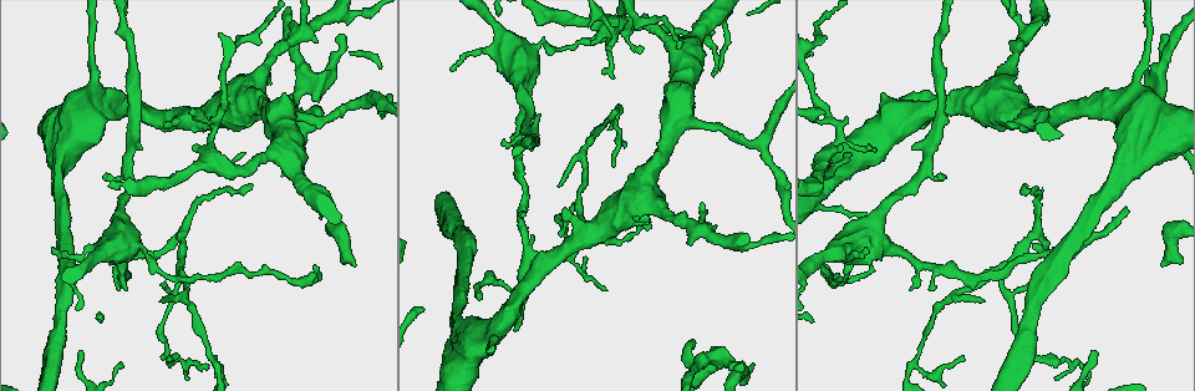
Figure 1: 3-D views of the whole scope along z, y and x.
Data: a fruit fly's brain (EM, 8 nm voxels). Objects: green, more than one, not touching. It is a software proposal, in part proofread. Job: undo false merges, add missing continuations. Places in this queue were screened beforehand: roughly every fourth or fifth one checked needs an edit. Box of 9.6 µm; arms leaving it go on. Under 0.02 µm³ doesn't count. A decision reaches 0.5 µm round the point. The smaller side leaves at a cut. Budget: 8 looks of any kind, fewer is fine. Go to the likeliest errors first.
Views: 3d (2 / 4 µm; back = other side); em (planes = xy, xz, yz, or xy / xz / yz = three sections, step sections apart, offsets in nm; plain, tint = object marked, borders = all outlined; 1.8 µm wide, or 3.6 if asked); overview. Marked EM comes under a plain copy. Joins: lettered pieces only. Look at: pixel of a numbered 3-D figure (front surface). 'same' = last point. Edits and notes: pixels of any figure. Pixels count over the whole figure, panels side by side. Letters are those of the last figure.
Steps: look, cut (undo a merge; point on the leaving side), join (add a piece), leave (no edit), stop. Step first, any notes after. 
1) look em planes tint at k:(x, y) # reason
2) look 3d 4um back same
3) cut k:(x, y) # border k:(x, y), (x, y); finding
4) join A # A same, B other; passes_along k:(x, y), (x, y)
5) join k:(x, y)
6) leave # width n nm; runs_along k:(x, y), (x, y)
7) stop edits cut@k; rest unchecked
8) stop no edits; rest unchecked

look 3d 2um at 1:(833, 123) # arms part here

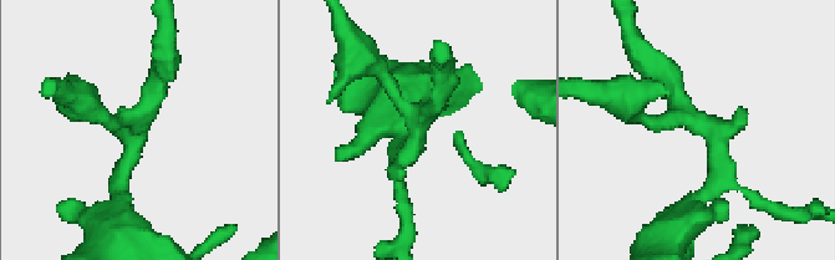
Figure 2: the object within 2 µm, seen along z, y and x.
look em planes tint at 2:(415, 122) # need the tissue

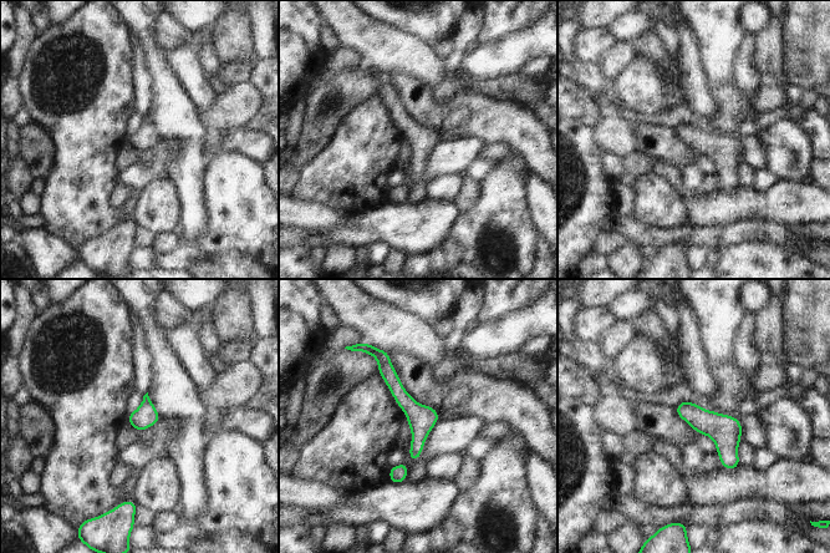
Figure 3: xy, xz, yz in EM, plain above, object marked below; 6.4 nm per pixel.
look em planes borders same # see the neighbours

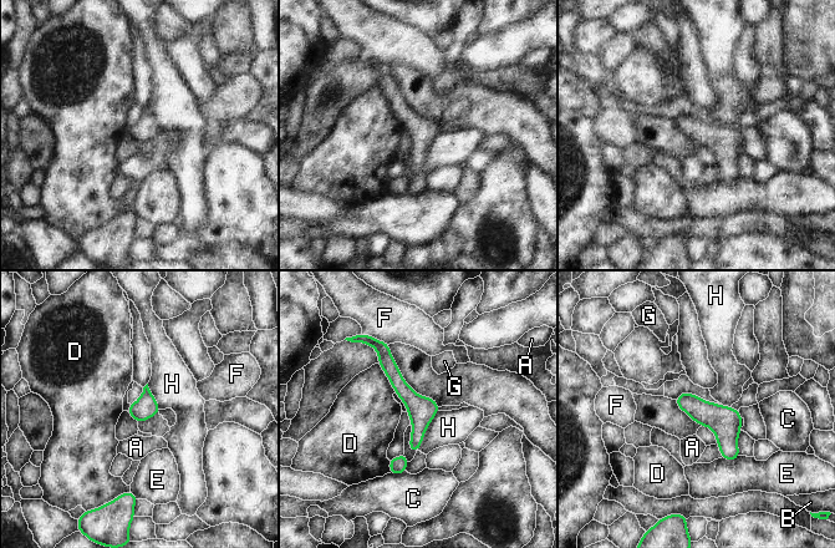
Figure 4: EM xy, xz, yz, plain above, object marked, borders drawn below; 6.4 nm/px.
leave # A other, B other, C other, D other, E other, F other, G other, H other; border 4:(439, 411), (428, 426), (418, 450); all the same neuron

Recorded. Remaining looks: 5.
look 3d 2um at 1:(754, 364)

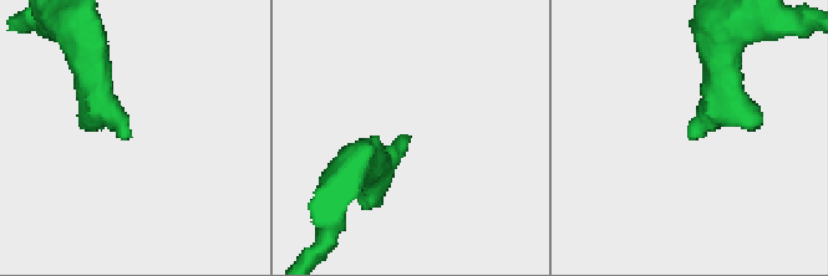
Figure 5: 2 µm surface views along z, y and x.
look em planes borders at 5:(408, 139)

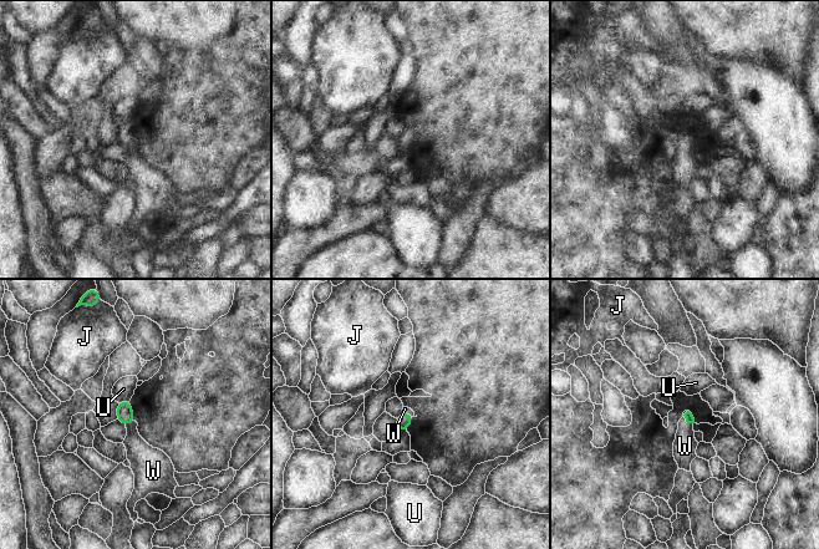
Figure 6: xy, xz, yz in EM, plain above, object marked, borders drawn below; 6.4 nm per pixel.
join W # J other, U other, W same; passes_along 6:(688, 416), (686, 421), (685, 446); the neuron continues

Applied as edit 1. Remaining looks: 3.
look overview

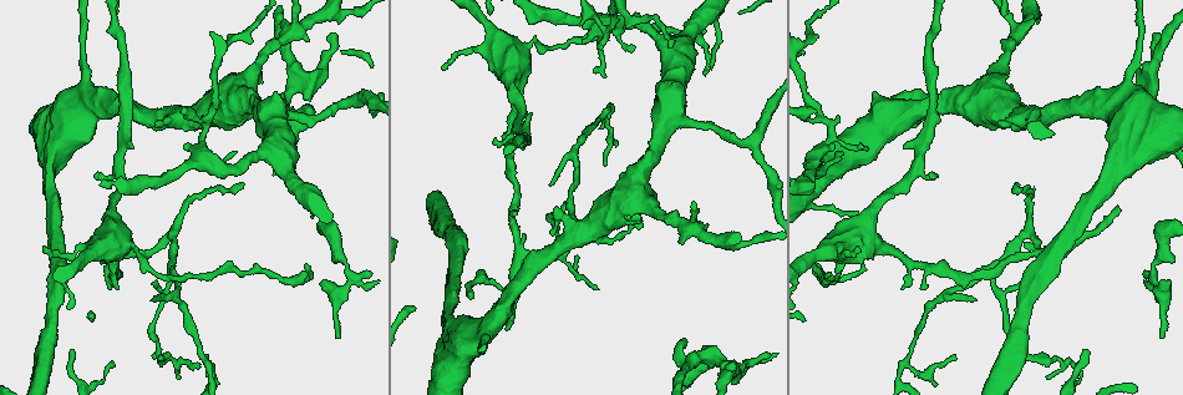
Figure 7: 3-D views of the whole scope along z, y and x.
look em 3.6um planes borders at 7:(523, 46) # calibre changes

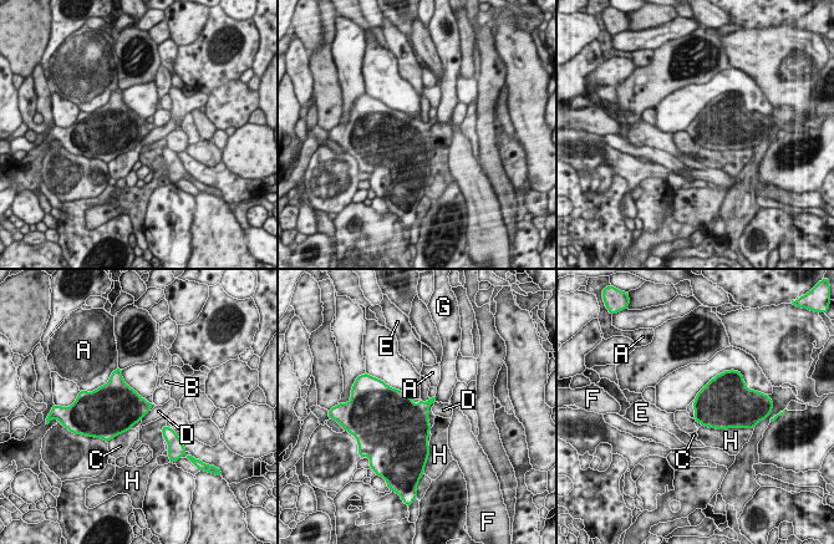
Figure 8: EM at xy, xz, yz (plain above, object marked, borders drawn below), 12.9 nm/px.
leave # A other, B other, C other, D other, E other, F other, G other, H other; border 8:(149, 411), (141, 418); all the same neuron

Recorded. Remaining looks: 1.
stop edits join@6; rest unchecked

